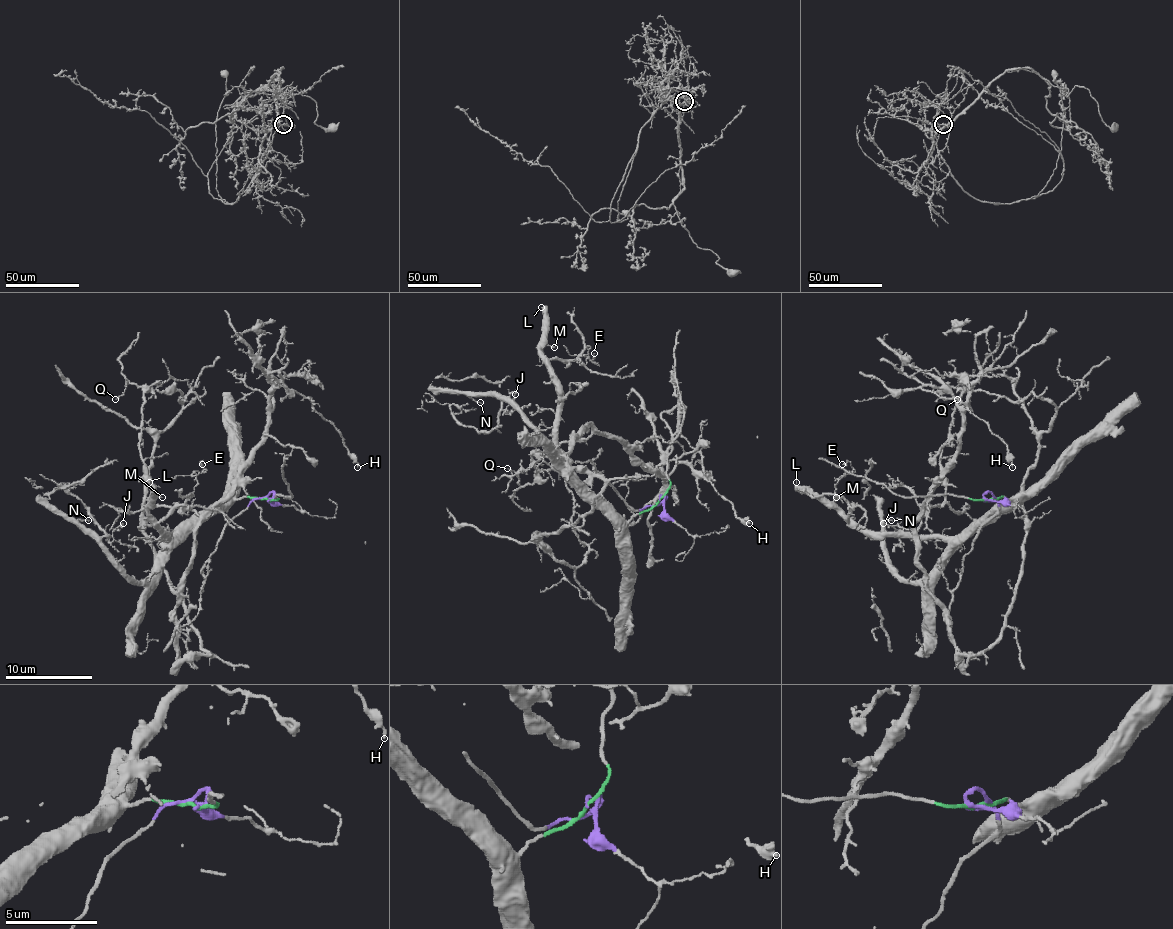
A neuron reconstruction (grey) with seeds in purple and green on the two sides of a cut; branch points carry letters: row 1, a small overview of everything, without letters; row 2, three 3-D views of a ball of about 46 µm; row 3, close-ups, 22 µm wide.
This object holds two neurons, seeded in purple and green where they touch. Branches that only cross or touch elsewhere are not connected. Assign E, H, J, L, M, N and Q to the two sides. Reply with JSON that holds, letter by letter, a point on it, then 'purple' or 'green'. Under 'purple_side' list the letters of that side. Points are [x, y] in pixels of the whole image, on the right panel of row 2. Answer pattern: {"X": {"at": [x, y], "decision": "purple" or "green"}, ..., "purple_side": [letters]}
{"E": {"at": [842, 464], "decision": "green"}, "H": {"at": [1012, 467], "decision": "purple"}, "J": {"at": [883, 523], "decision": "green"}, "L": {"at": [796, 482], "decision": "green"}, "M": {"at": [836, 497], "decision": "green"}, "N": {"at": [891, 520], "decision": "green"}, "Q": {"at": [957, 399], "decision": "purple"}, "purple_side": ["H", "Q"]}

